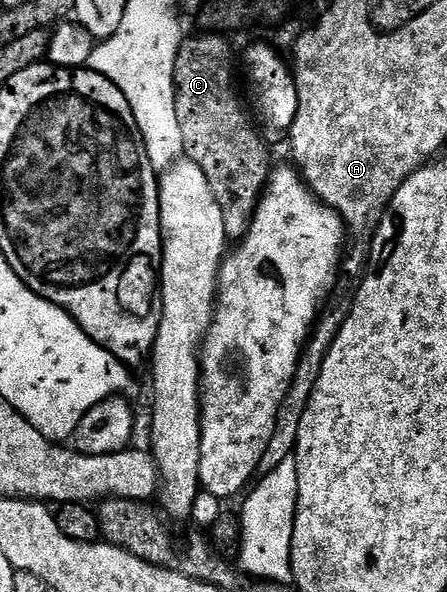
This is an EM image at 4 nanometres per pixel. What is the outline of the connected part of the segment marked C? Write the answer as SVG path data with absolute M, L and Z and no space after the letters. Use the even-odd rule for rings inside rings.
M187 35L176 54L176 118L180 122L185 155L204 172L224 216L227 237L241 238L254 219L254 211L270 179L270 152L262 141L263 133L254 129L238 101L238 92L234 89L234 52L225 40L227 37L199 35Z

